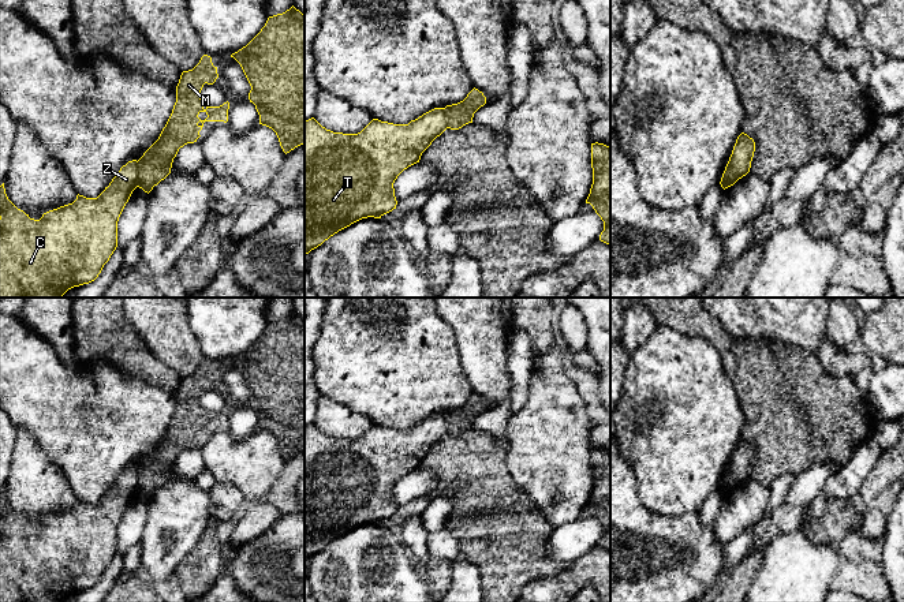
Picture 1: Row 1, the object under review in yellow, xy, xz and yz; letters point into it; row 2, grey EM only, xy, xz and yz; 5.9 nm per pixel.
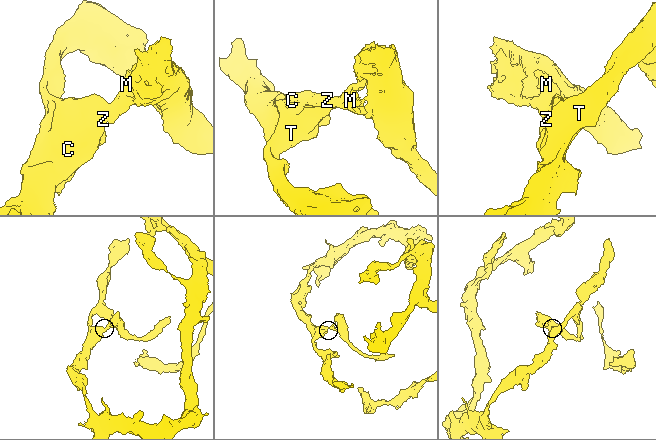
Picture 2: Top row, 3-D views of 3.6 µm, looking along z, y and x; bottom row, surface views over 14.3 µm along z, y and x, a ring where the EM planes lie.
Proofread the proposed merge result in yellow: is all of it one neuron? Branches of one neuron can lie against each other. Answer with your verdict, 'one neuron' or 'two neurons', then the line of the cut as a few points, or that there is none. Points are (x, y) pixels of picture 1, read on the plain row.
two neurons; cut xy (137, 467), (138, 492)

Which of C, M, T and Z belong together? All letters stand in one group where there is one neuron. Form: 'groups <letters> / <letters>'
groups C T Z / M

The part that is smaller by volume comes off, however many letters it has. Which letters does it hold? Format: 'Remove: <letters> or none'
Remove: M

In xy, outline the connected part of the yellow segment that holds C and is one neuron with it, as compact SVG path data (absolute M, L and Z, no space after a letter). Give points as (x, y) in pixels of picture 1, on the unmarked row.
M128 467L120 474L108 493L97 504L76 501L72 509L60 512L42 520L40 526L30 524L23 516L18 515L7 502L4 489L0 491L0 602L63 602L68 595L94 587L104 571L117 553L117 527L128 508L132 497L138 493L138 467Z

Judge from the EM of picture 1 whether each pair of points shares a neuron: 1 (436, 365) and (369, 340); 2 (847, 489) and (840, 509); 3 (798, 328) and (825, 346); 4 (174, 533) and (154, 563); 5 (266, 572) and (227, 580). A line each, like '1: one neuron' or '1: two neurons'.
1: one neuron
2: two neurons
3: two neurons
4: one neuron
5: two neurons

